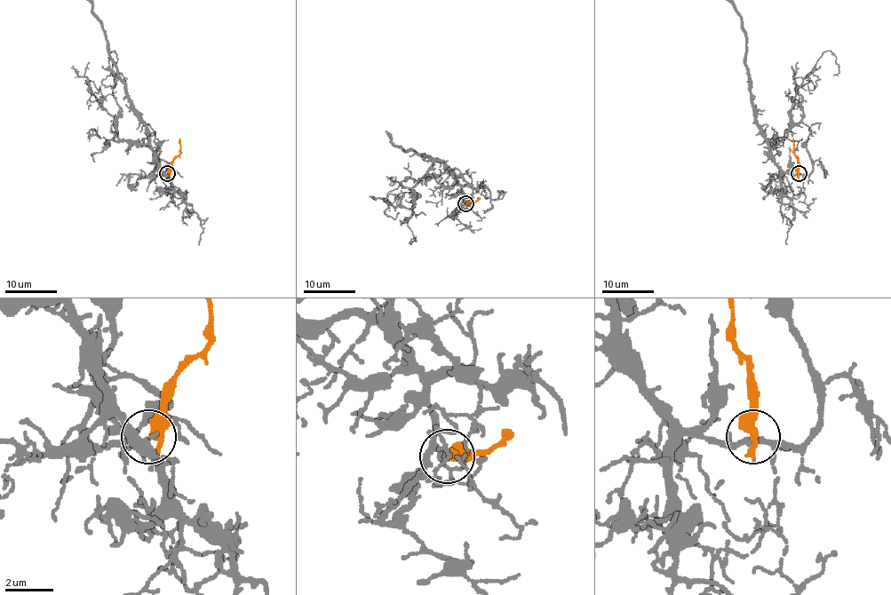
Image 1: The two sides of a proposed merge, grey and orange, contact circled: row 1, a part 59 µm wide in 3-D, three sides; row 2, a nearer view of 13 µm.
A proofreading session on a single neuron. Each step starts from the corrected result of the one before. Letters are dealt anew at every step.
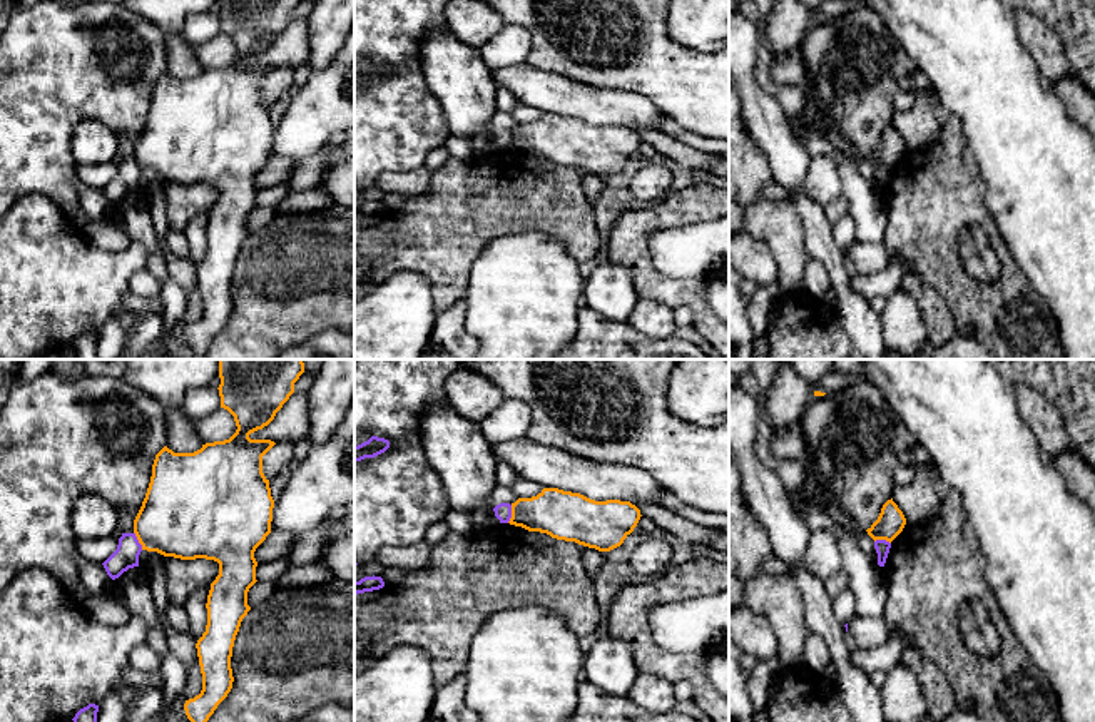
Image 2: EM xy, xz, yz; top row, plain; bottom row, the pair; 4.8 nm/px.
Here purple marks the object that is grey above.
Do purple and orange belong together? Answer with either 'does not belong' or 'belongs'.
does not belong

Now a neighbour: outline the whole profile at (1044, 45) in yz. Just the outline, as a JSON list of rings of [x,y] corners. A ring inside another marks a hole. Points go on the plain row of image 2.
[[[1011,10],[1018,38],[1031,55],[1038,70],[1052,82],[1072,77],[1072,67],[1058,35],[1038,17],[1025,10]]]

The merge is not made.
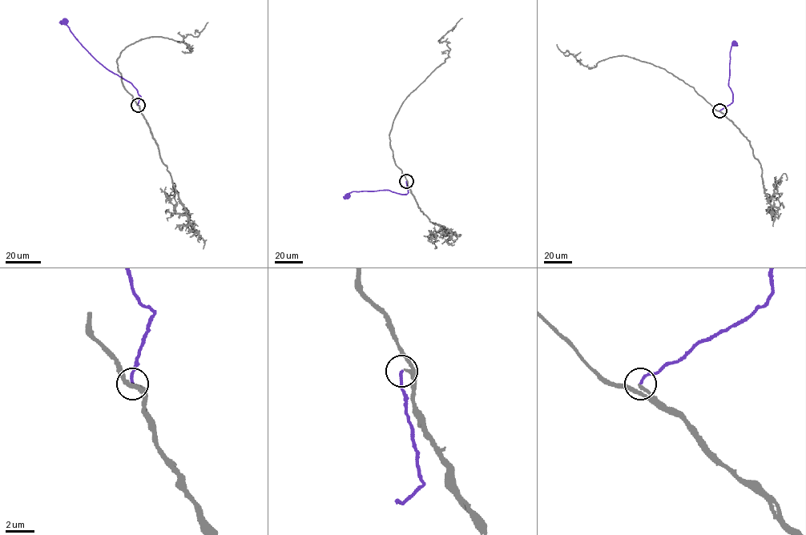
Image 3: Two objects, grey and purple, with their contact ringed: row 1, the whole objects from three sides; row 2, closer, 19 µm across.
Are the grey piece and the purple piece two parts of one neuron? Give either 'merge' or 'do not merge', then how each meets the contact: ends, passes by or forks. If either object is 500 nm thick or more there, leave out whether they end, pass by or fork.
merge | grey passes by | purple ends

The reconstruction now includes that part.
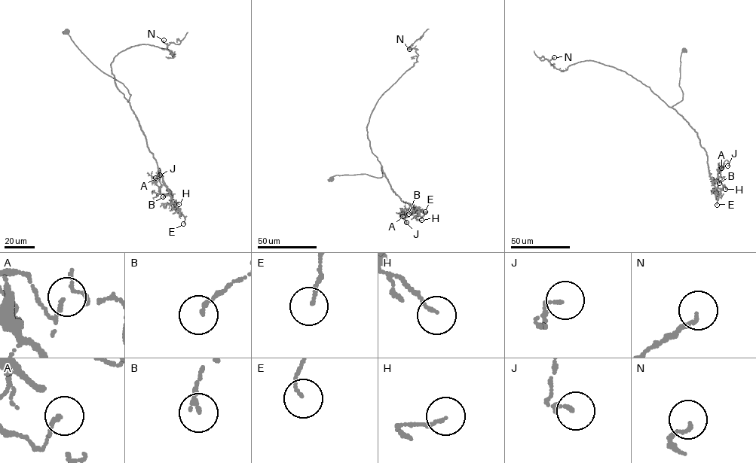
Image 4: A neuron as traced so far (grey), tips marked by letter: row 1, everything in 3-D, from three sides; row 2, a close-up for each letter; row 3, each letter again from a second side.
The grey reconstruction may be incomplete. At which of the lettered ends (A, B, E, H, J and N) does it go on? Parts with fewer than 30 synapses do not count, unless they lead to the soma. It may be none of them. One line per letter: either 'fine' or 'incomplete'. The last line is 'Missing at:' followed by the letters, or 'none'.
A: fine
B: fine
E: fine
H: fine
J: fine
N: fine
Missing at: none

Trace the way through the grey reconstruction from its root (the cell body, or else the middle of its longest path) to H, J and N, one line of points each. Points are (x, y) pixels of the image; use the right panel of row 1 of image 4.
H: (684, 50), (679, 82), (683, 99), (671, 107), (697, 132), (713, 184), (721, 188), (724, 185), (725, 189)
J: (684, 50), (683, 99), (671, 107), (697, 132), (711, 179), (717, 179), (726, 159), (727, 166)
N: (684, 50), (679, 82), (683, 99), (671, 107), (623, 71), (591, 60), (561, 71), (550, 63), (554, 57)

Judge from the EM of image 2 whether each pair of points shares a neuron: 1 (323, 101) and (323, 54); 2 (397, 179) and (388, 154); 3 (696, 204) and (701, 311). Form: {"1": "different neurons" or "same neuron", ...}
{"1": "different neurons", "2": "different neurons", "3": "same neuron"}

